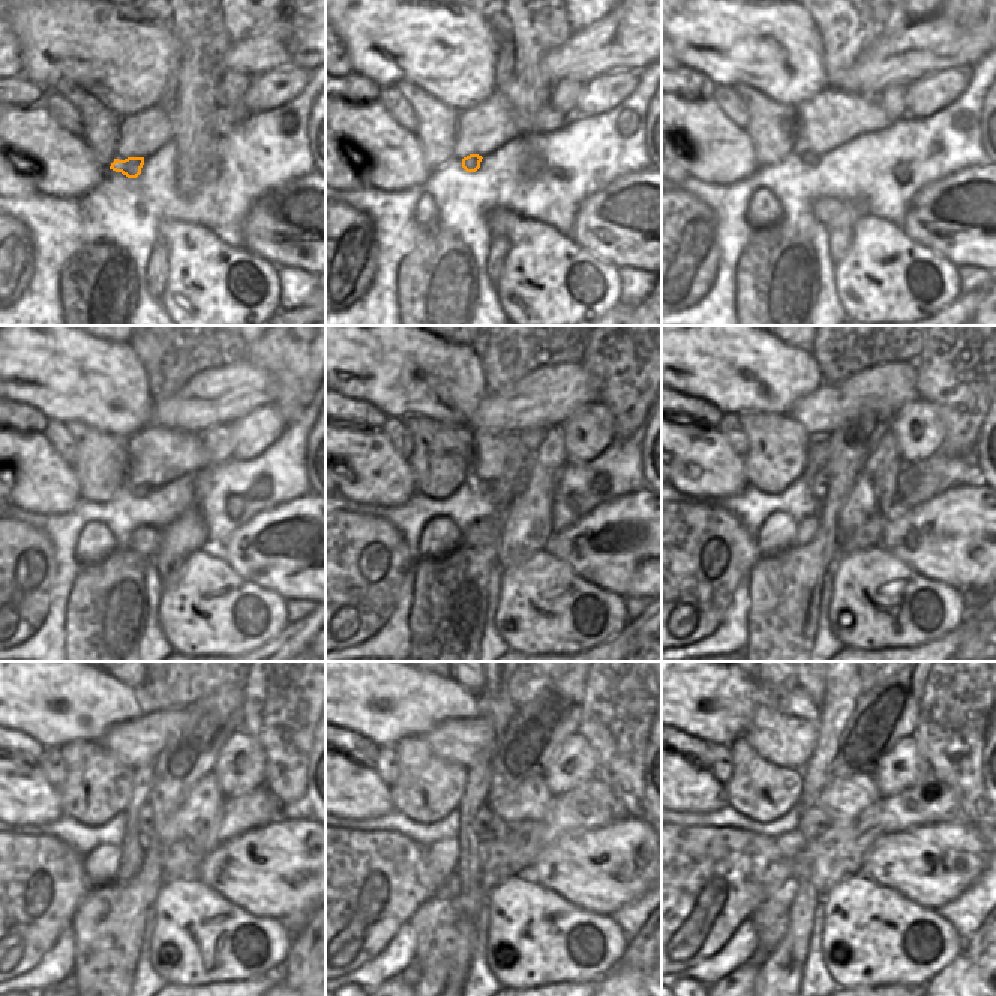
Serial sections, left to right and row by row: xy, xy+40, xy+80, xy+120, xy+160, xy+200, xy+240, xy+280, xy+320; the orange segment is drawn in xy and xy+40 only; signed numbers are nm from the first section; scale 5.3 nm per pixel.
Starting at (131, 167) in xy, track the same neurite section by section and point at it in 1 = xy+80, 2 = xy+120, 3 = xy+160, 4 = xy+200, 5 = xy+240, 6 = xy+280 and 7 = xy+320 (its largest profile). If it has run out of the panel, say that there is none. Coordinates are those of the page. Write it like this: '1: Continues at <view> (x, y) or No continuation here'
1: Continues at xy+80 (809, 159)
2: Continues at xy+120 (138, 491)
3: Continues at xy+160 (483, 486)
4: Continues at xy+200 (819, 483)
5: Continues at xy+240 (144, 821)
6: Continues at xy+280 (482, 824)
7: Continues at xy+320 (812, 822).

